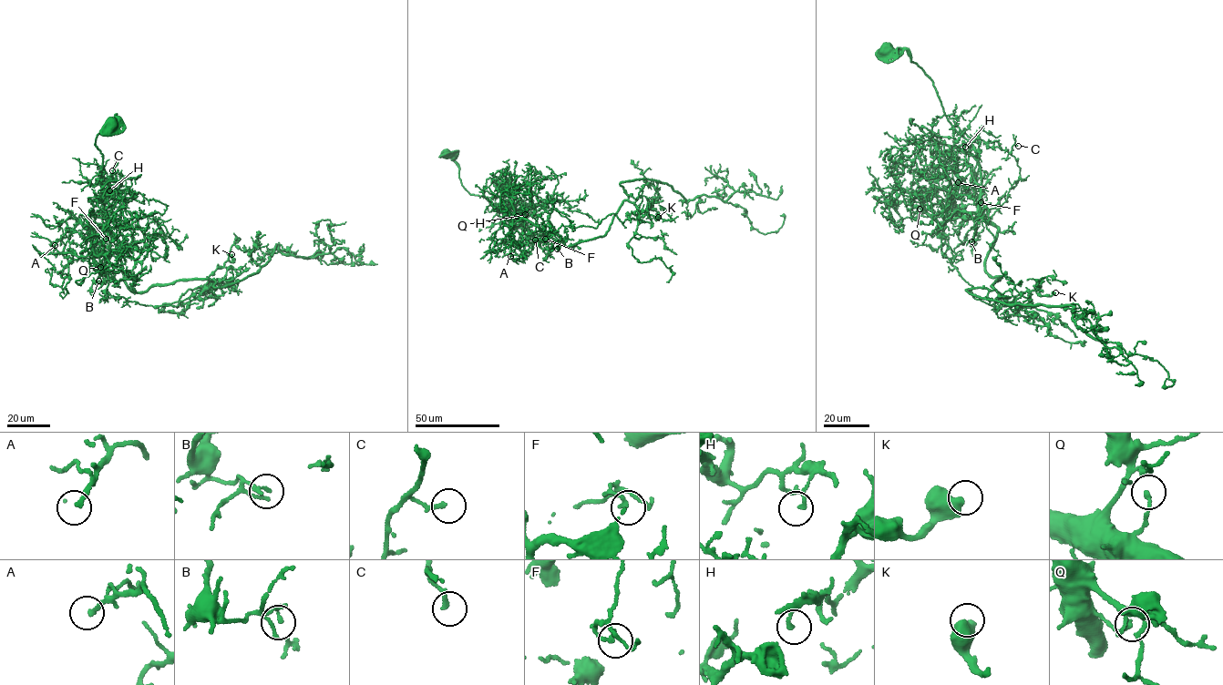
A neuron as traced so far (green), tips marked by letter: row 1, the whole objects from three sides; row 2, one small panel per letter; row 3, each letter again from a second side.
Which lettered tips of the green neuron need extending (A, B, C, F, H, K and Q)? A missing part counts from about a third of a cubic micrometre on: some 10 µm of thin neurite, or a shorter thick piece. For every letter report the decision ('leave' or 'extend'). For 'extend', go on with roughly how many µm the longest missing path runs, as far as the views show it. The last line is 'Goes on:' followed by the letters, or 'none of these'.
A: extend; about 20 µm are missing
B: leave
C: leave
F: leave
H: leave
K: leave
Q: leave
Goes on: A

